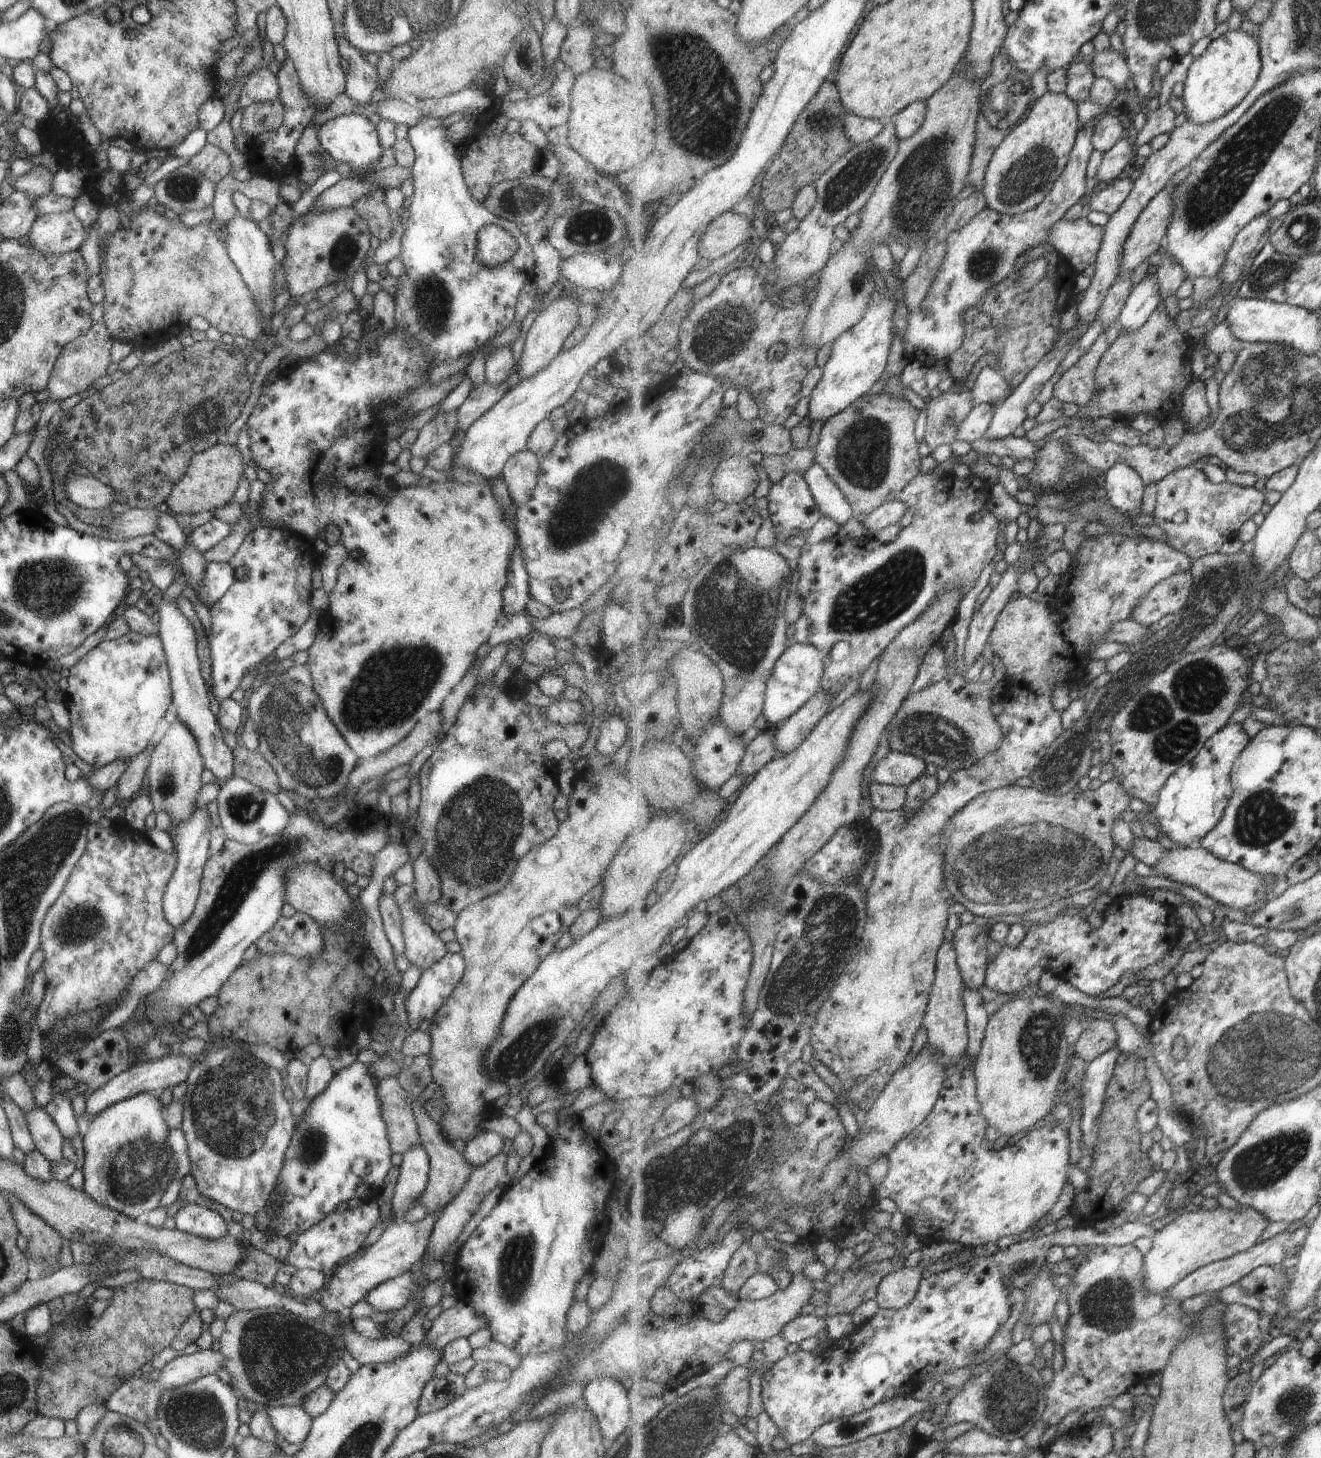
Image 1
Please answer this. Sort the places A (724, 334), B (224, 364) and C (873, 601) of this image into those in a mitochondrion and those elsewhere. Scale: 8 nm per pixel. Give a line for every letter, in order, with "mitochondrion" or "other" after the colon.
A: mitochondrion
B: other
C: mitochondrion

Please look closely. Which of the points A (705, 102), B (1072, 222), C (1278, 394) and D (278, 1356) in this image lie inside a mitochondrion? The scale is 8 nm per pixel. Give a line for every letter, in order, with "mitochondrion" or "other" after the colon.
A: mitochondrion
B: other
C: mitochondrion
D: mitochondrion

